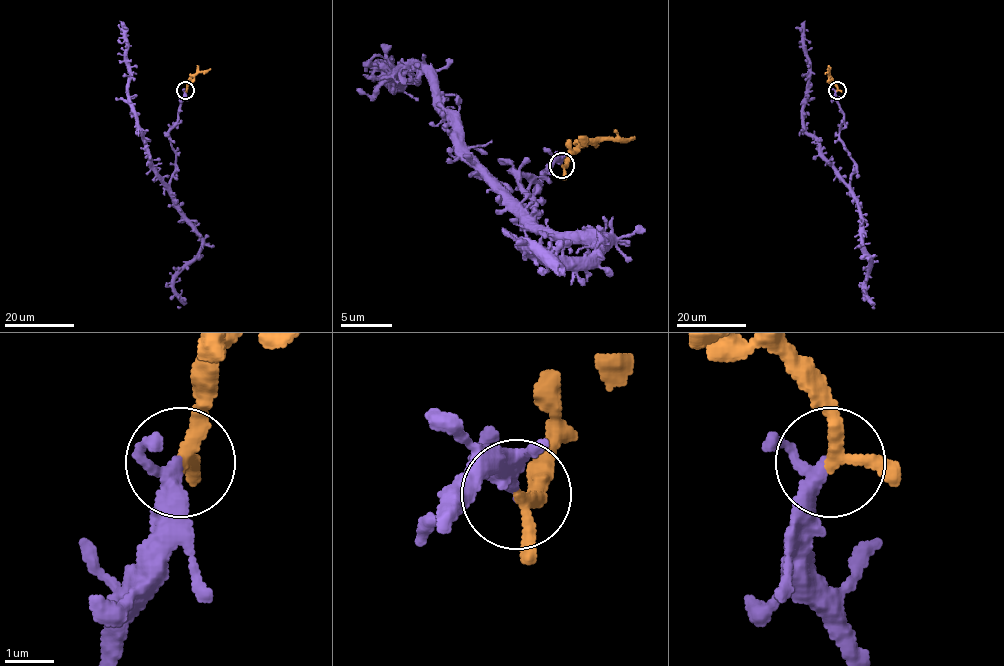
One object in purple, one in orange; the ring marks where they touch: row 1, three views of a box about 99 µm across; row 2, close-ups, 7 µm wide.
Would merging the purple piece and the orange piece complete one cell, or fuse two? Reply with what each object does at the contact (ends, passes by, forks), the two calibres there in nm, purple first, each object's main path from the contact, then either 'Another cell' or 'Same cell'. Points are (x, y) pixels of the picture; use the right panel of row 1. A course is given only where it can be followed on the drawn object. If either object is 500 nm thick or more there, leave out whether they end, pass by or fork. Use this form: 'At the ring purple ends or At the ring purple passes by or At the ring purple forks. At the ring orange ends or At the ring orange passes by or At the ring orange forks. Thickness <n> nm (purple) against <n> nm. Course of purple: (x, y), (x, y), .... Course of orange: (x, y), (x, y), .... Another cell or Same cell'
At the ring purple passes by. At the ring orange passes by. Thickness 240 nm (purple) against 240 nm. Course of purple: (837, 90), (836, 101), (843, 115), (839, 139), (856, 168), (848, 184), (805, 130), (809, 74), (805, 20). Course of orange: (837, 90), (827, 68). Same cell

